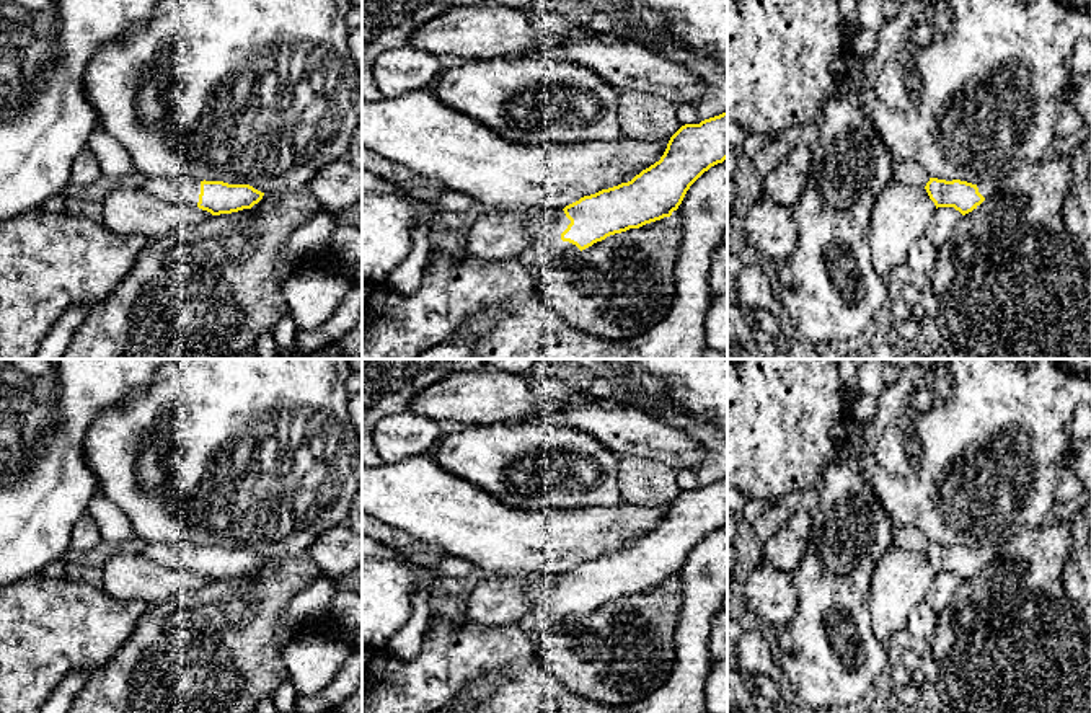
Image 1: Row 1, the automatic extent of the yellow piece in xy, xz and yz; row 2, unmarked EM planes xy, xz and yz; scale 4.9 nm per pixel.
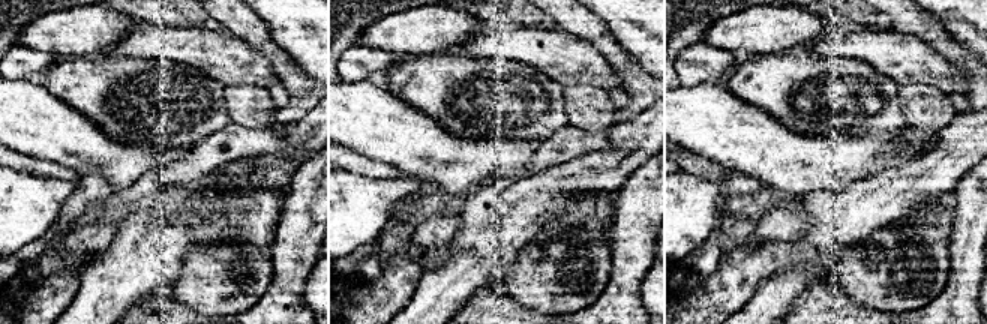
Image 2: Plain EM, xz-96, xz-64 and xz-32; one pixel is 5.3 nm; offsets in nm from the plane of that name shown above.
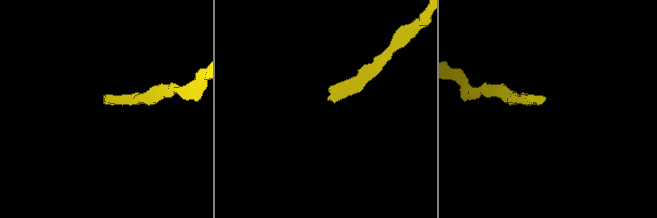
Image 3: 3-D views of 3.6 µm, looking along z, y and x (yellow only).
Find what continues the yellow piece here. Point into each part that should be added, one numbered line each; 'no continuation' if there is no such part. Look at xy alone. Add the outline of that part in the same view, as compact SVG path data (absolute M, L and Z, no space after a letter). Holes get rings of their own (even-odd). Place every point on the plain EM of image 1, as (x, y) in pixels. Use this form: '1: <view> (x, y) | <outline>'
1: xy (185, 557) | M145 542L142 555L171 569L197 573L201 547L183 542Z

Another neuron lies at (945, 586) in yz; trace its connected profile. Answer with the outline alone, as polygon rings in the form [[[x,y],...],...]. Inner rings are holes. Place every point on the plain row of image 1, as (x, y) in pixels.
[[[938,573],[926,596],[926,602],[939,613],[954,599],[962,579],[954,573]]]

